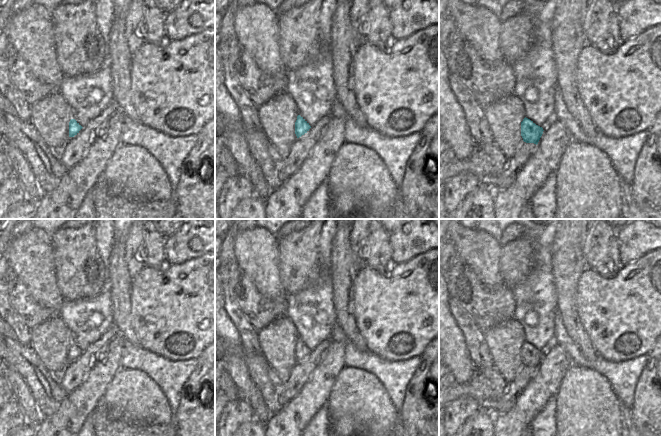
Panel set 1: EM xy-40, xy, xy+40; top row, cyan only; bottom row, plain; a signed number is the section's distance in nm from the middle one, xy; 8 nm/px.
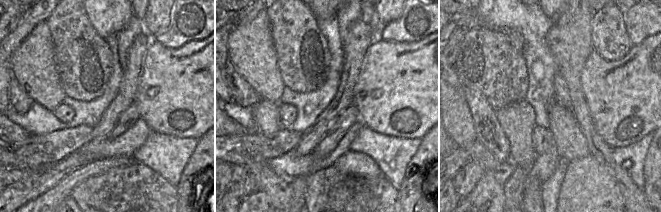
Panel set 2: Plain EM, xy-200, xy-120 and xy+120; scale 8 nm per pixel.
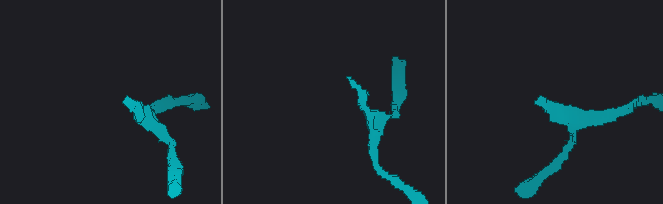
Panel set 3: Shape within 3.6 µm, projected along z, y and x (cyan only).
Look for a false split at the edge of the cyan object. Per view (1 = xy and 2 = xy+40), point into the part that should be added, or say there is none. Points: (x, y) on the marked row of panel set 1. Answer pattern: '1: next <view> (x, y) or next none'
1: next none
2: next none

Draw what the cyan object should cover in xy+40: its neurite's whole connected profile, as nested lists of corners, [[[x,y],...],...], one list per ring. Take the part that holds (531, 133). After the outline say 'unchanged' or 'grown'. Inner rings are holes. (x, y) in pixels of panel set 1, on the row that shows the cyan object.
[[[526,117],[521,122],[521,136],[523,141],[526,143],[534,143],[537,145],[543,131],[542,127],[536,125],[533,121]]] | unchanged

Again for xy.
[[[298,115],[295,122],[295,134],[297,138],[307,133],[310,128],[311,126],[309,125],[309,123],[303,117]]] | unchanged

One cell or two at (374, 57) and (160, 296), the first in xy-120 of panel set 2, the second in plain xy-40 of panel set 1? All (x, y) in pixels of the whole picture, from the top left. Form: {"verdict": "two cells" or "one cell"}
{"verdict": "one cell"}

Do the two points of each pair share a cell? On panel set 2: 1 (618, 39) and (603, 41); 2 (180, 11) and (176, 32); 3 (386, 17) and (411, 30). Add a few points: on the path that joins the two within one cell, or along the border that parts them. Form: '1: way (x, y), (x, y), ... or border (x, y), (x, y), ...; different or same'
1: way (614, 39), (609, 36), (605, 37); same
2: way (180, 16), (180, 27); same
3: border (402, 10), (397, 18), (385, 25); different

